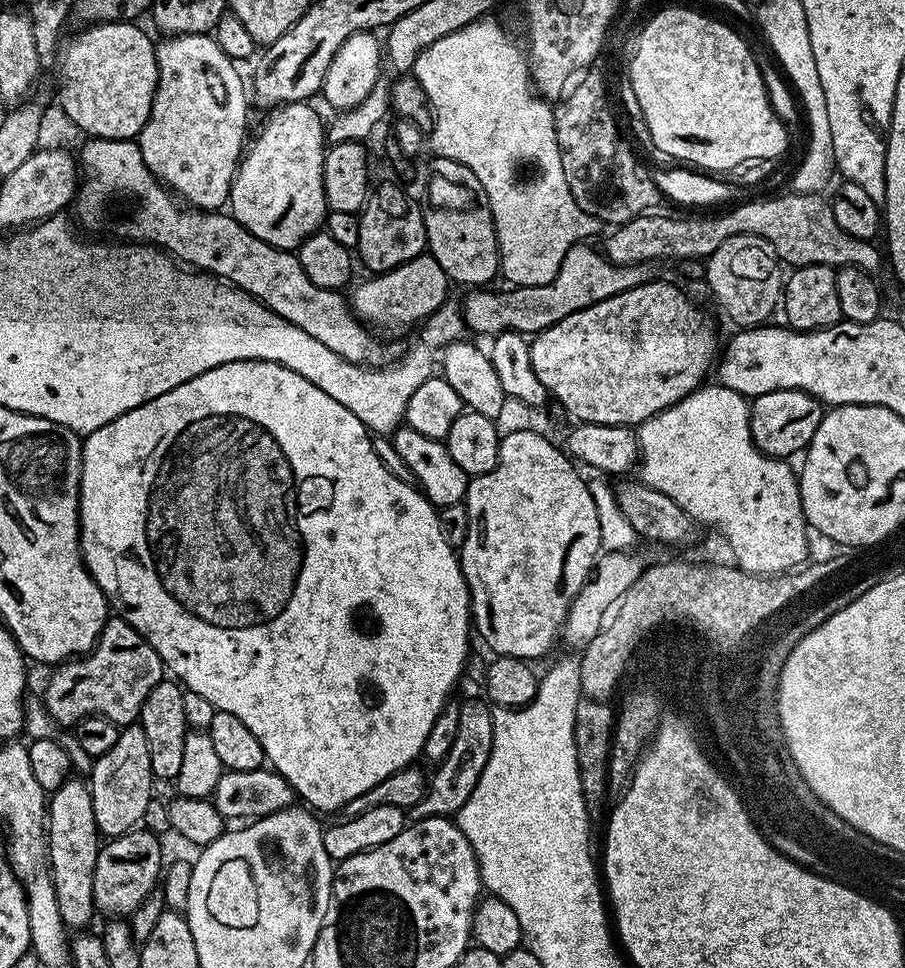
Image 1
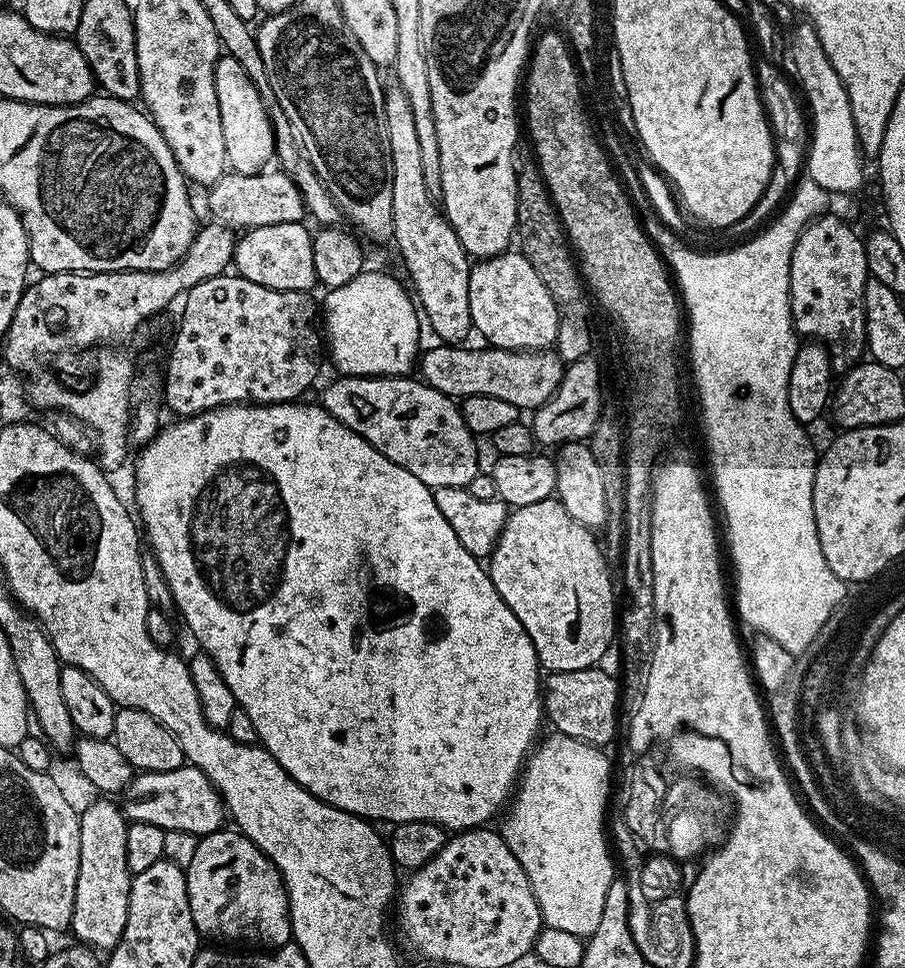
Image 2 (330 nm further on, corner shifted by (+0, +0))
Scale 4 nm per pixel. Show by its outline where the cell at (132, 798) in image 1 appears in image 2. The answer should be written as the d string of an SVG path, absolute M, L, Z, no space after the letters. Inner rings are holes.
M108 798L96 799L100 800L80 812L80 861L70 932L89 949L111 950L122 938L130 906L134 874L126 862L126 830L129 821L119 803L111 804Z

